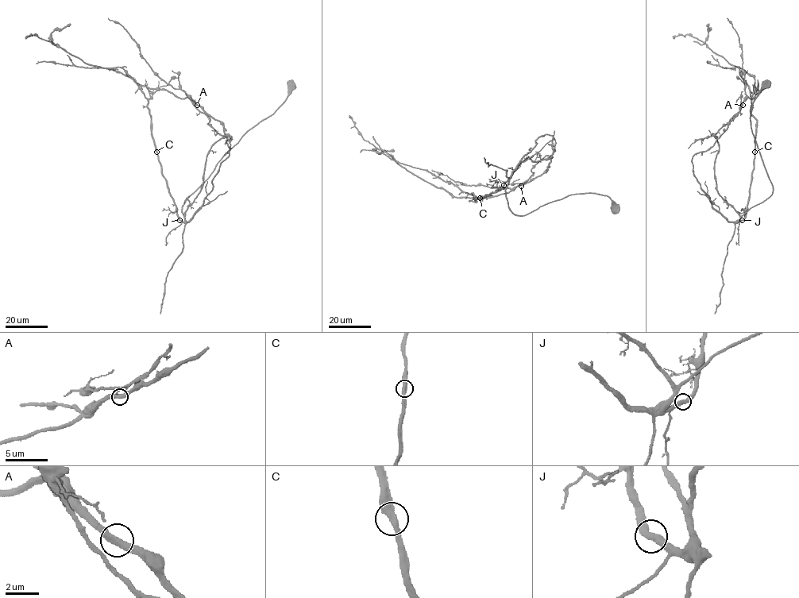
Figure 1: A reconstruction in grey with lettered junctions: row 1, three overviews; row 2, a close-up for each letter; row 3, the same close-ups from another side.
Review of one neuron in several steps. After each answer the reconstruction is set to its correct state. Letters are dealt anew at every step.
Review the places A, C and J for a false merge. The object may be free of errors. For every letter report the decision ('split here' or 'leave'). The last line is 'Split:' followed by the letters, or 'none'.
A: leave
C: leave
J: leave
Split: none

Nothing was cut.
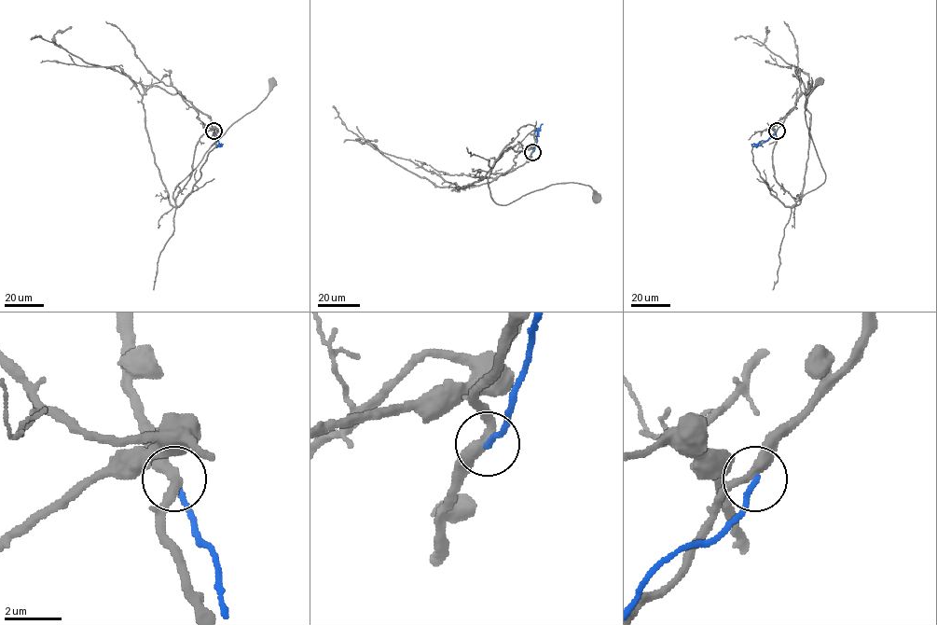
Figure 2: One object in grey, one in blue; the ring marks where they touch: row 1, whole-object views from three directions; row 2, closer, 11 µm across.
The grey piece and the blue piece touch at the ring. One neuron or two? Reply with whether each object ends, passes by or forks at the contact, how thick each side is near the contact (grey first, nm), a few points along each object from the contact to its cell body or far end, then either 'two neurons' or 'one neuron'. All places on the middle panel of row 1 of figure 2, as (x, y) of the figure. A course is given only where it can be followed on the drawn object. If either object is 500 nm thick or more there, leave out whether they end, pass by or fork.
grey passes by | blue ends | 320/200 nm | grey via (532, 152), (534, 126), (528, 124), (494, 160), (488, 187), (498, 204), (567, 183), (588, 185), (596, 200) | blue via (532, 152), (542, 124) | two neurons

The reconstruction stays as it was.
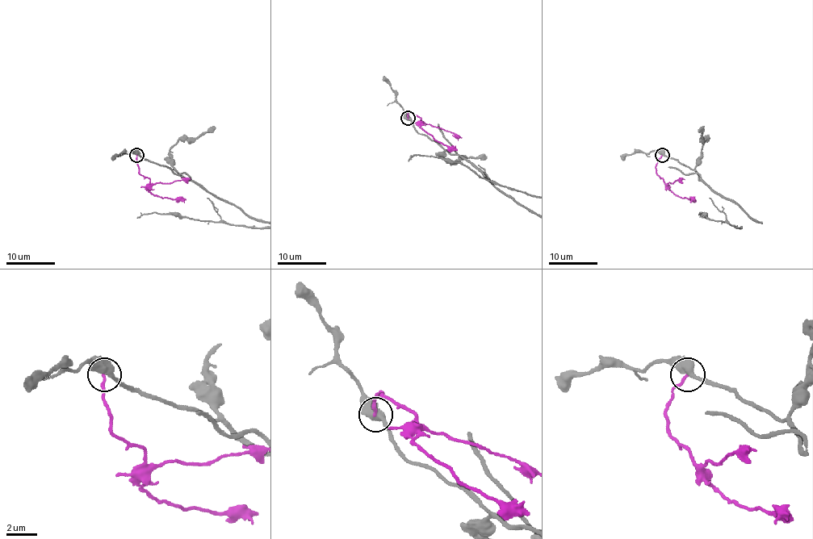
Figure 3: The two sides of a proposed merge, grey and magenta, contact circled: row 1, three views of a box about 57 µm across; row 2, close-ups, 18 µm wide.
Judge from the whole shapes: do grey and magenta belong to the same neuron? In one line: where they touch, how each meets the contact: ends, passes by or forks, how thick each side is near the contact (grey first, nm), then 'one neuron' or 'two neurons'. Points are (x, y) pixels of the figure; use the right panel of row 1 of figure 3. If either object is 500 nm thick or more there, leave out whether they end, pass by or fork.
(662, 155) | 600/180 nm | two neurons

